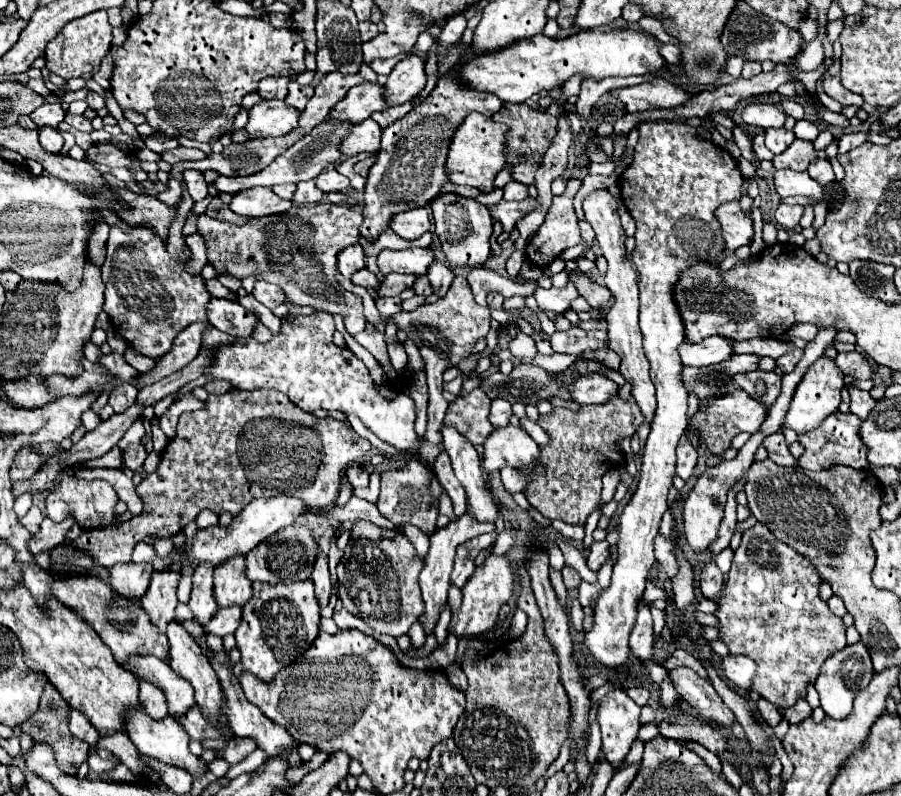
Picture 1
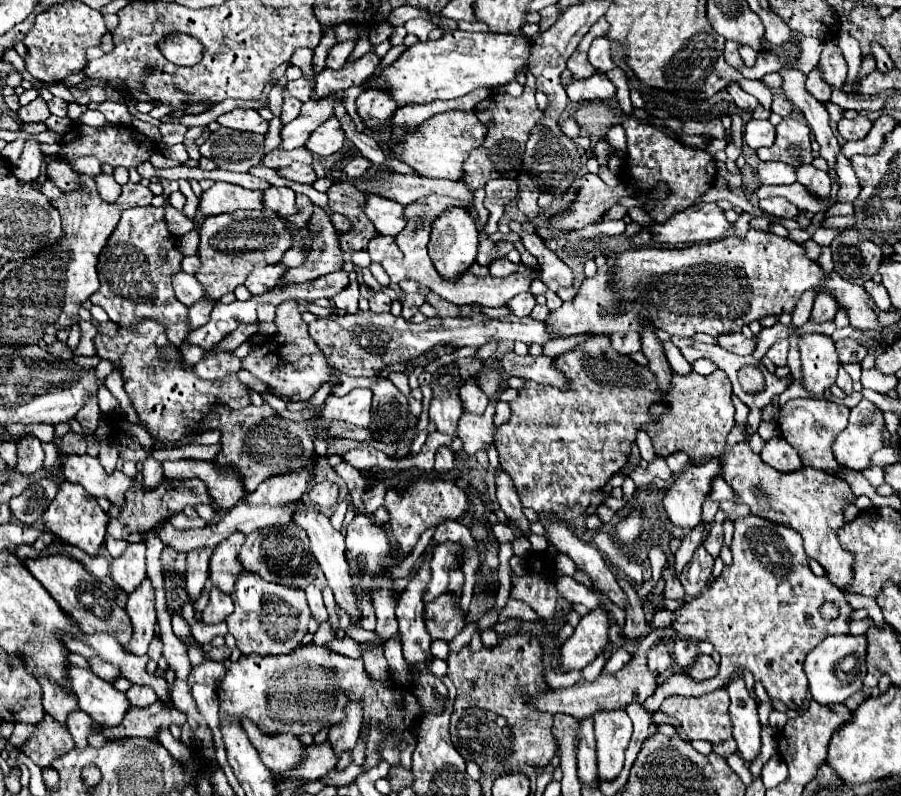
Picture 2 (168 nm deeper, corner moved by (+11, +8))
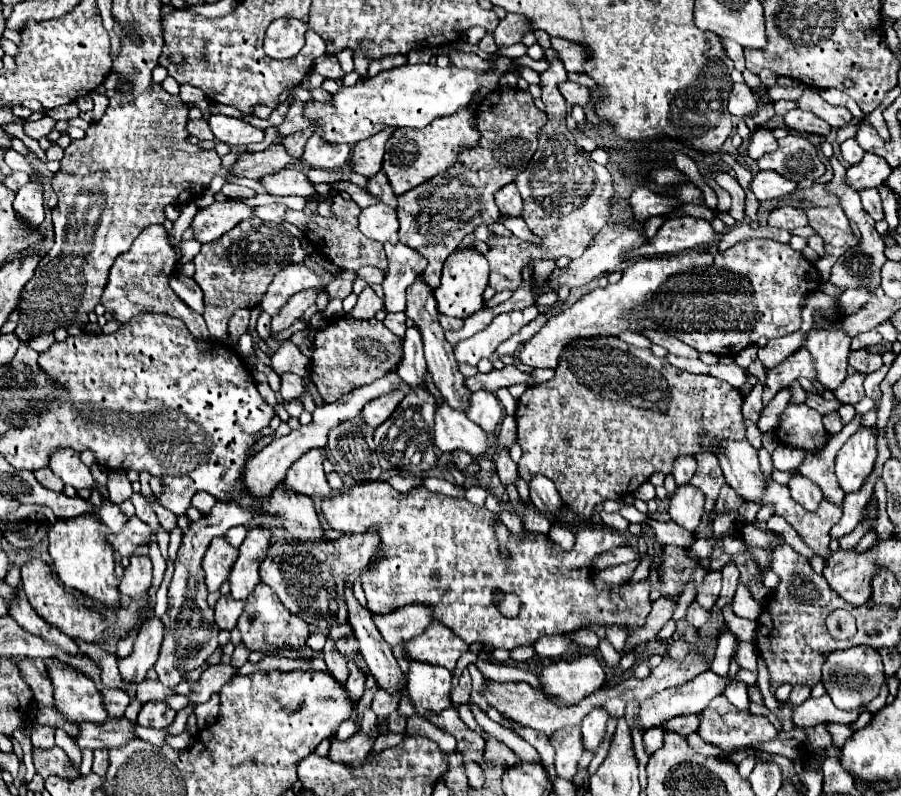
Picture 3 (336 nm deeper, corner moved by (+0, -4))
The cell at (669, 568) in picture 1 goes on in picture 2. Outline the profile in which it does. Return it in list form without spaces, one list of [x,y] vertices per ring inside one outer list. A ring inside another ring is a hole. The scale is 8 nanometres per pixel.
[[[665,565],[665,569],[663,569],[663,579],[665,579],[665,597],[667,599],[685,599],[685,591],[683,591],[683,585],[677,581],[677,579],[673,579],[673,571]]]

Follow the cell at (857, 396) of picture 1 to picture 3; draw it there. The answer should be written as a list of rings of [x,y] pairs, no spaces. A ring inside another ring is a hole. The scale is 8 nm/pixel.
[[[854,373],[850,375],[842,387],[838,387],[838,391],[834,391],[834,395],[842,401],[842,403],[860,403],[864,399],[864,387],[862,387],[862,381],[864,381],[864,375],[862,373]]]

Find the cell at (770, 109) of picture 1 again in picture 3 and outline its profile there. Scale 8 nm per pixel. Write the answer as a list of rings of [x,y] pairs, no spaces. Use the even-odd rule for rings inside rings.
[[[734,83],[730,97],[728,97],[728,111],[734,117],[754,115],[758,111],[758,99],[754,97],[752,89],[746,83]]]

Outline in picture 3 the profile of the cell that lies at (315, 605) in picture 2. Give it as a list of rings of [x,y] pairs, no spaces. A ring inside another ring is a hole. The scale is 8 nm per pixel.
[[[326,639],[324,653],[326,653],[324,659],[326,659],[328,671],[334,675],[334,679],[338,679],[340,683],[346,683],[346,679],[348,679],[348,667],[346,667],[346,661],[344,661],[342,653],[336,649],[336,639]]]

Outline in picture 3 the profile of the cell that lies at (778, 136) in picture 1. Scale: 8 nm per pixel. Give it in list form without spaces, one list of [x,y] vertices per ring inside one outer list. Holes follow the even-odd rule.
[[[758,129],[750,137],[750,147],[748,147],[748,157],[750,159],[760,159],[766,153],[772,153],[778,149],[778,141],[772,135],[772,129]]]

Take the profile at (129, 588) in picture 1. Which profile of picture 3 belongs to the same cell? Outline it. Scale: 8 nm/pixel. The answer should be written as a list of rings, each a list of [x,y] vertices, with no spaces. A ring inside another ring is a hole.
[[[132,555],[130,565],[120,579],[120,593],[130,599],[142,599],[152,581],[152,561],[148,555]]]

